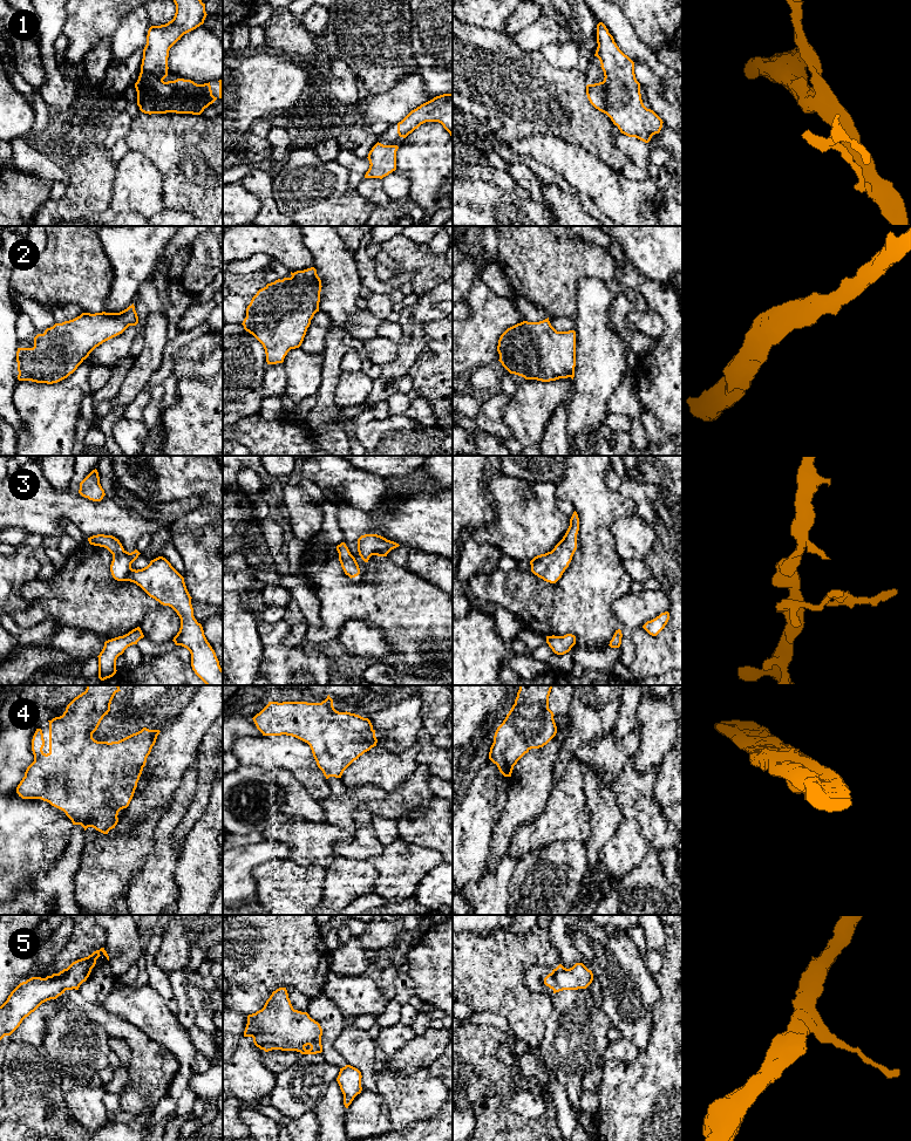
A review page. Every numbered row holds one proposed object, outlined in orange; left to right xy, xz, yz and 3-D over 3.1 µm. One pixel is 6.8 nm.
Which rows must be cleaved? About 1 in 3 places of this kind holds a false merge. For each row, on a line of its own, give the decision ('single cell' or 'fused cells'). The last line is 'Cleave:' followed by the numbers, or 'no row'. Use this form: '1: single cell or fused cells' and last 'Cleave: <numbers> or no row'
1: single cell
2: single cell
3: single cell
4: single cell
5: single cell
Cleave: no row

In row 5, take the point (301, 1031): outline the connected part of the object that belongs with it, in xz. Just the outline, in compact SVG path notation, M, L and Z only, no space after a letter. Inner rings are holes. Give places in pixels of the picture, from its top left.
M286 988L272 992L264 1007L247 1016L244 1037L252 1037L253 1043L265 1052L272 1050L297 1051L301 1054L317 1054L322 1052L322 1029L307 1012L294 1010Z

